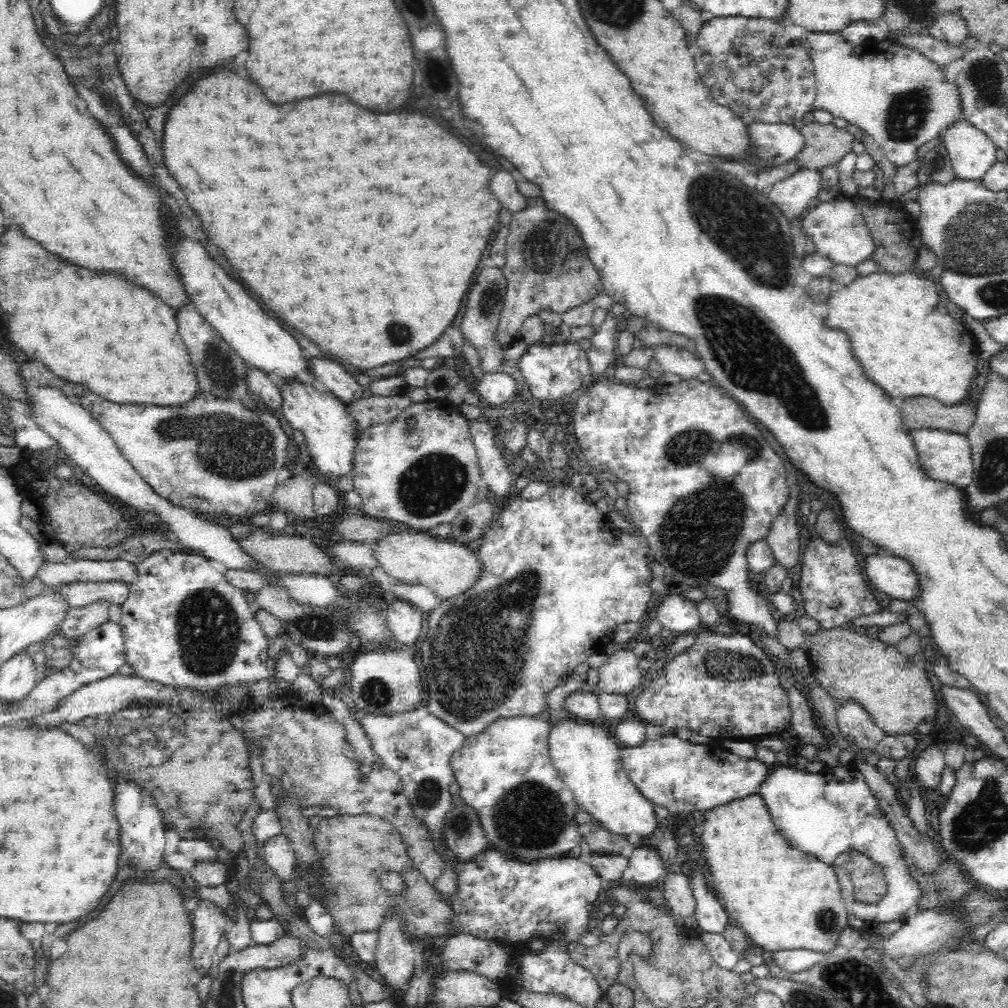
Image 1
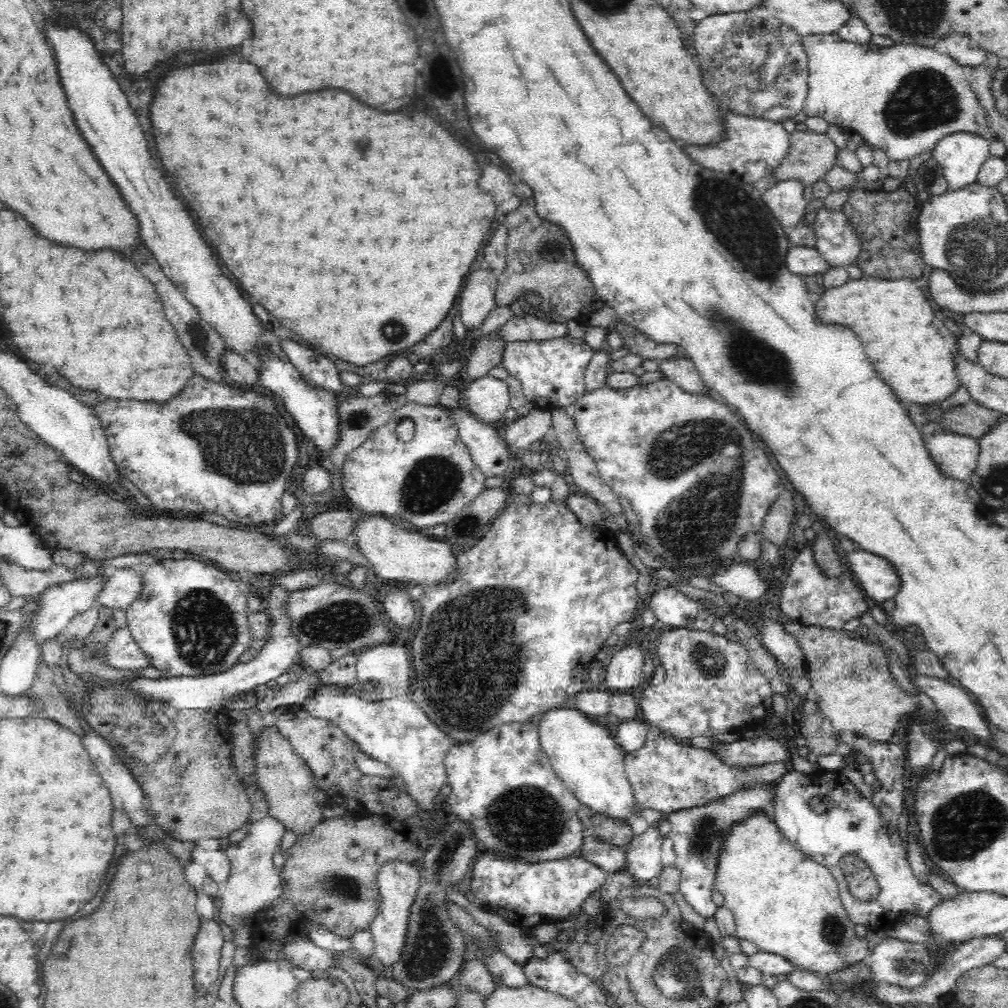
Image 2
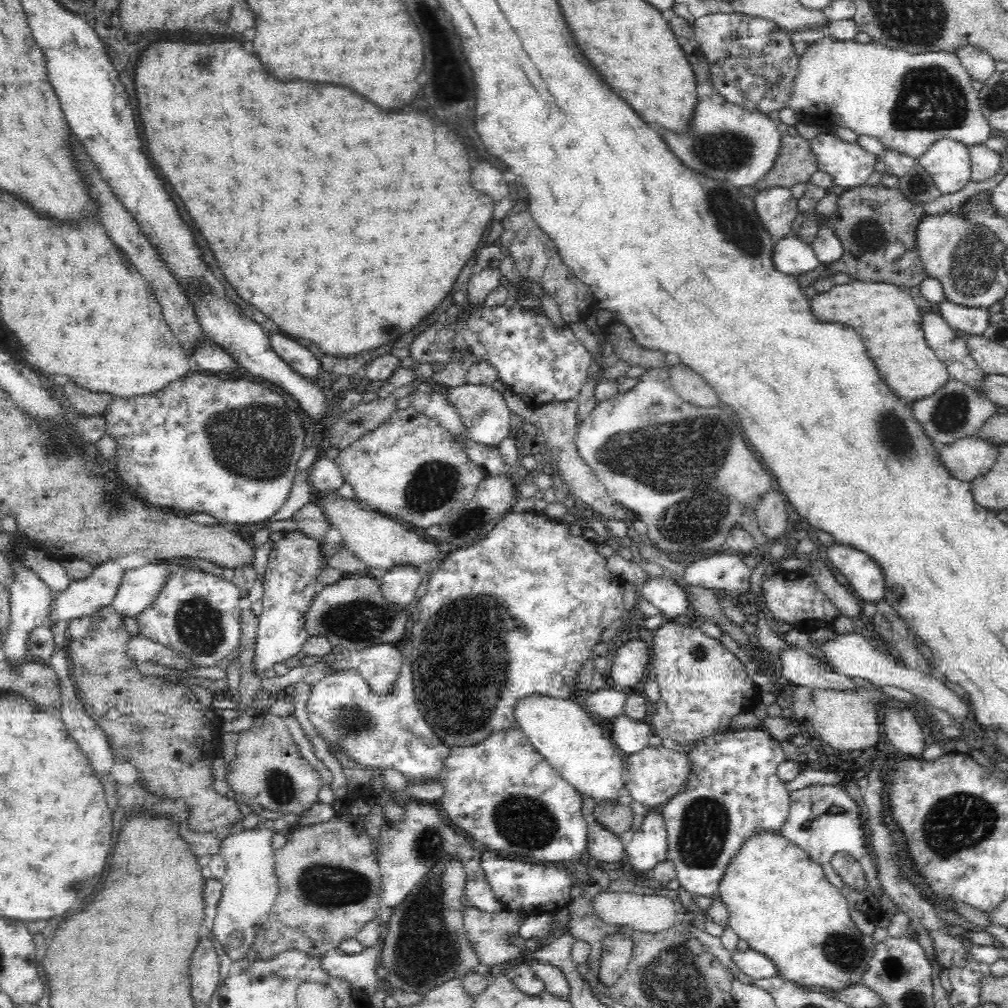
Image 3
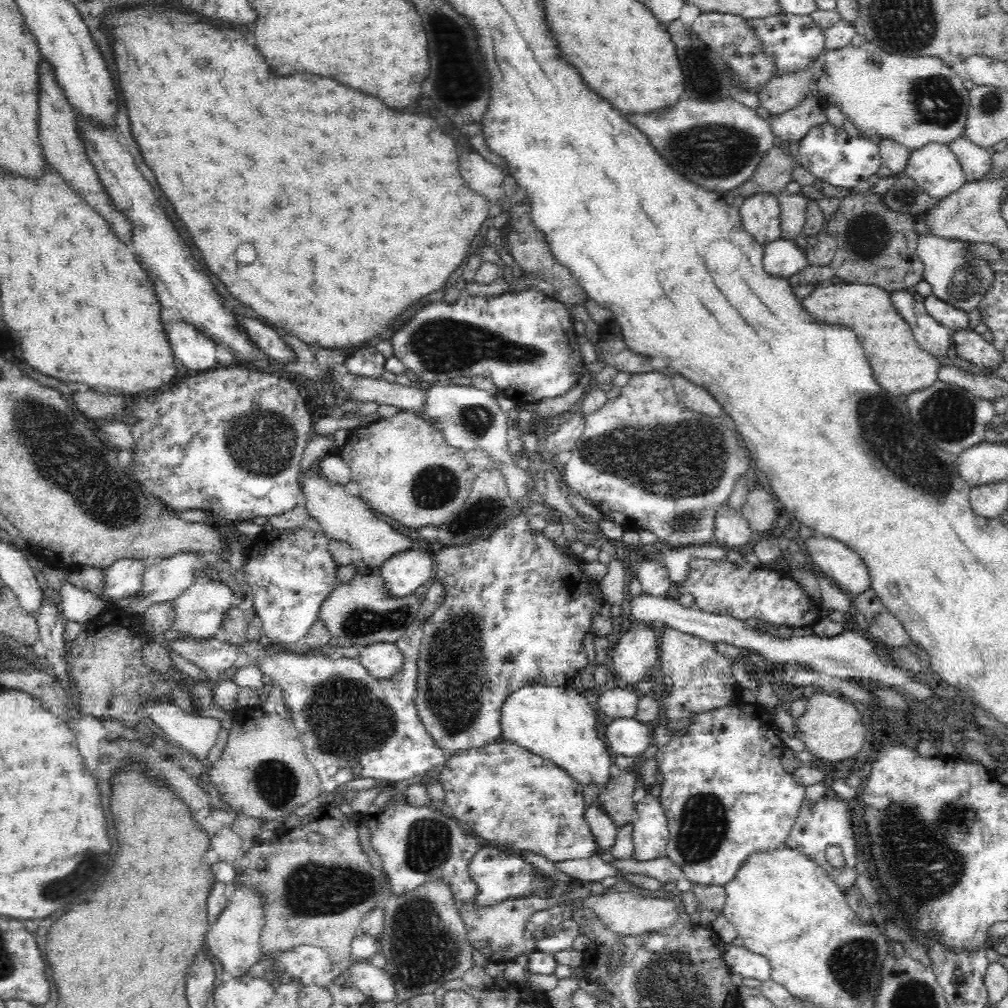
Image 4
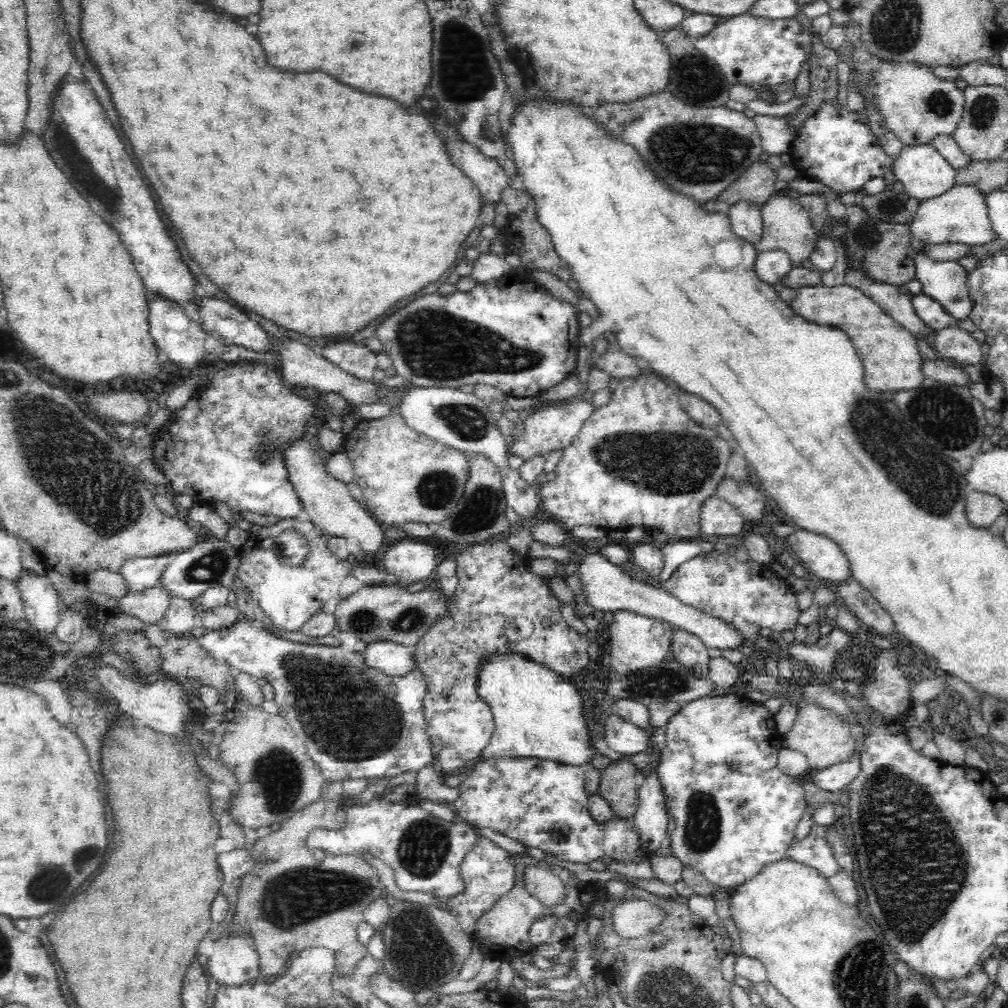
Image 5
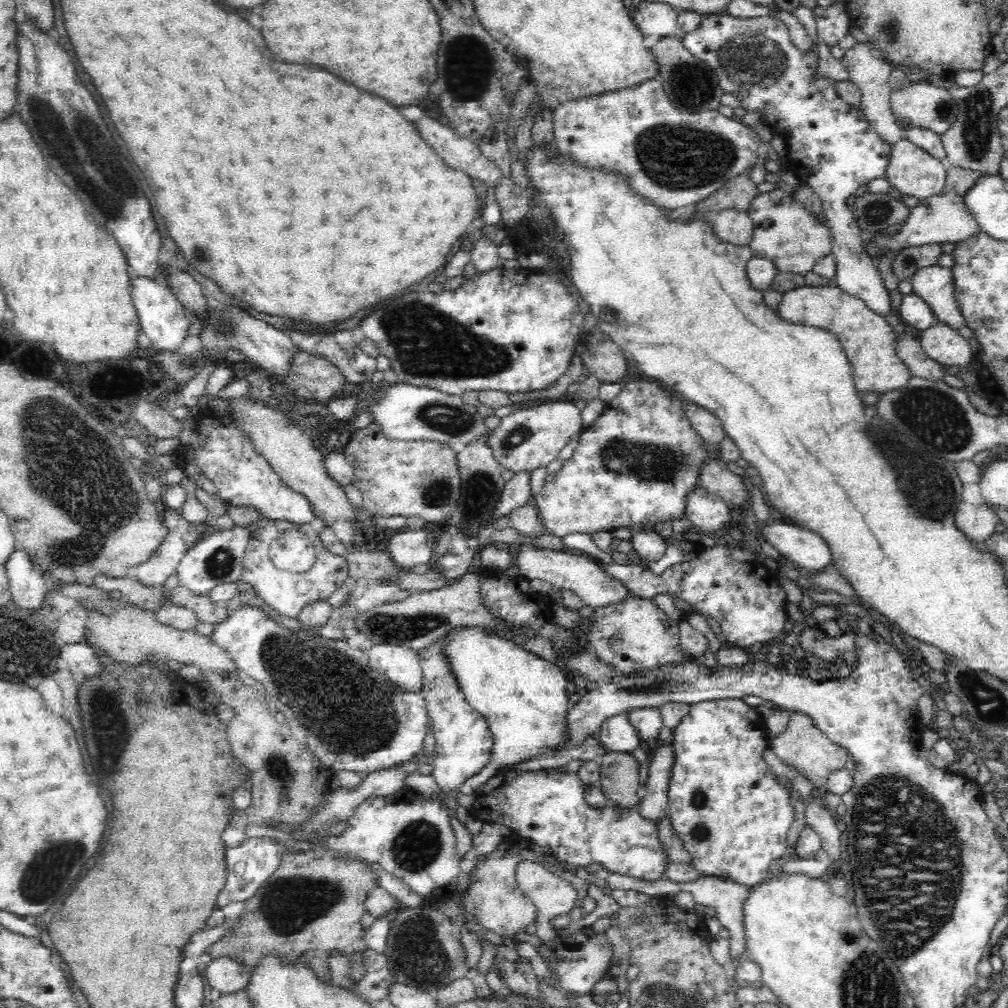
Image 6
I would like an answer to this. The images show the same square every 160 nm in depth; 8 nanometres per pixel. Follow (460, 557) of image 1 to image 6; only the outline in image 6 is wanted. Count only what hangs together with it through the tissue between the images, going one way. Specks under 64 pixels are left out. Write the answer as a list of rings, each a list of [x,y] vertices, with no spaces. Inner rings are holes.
[[[243,398],[229,400],[229,403],[228,412],[235,414],[240,427],[251,434],[253,444],[259,453],[268,459],[272,469],[280,475],[284,484],[306,497],[316,519],[322,520],[326,527],[332,526],[338,520],[344,520],[348,524],[358,524],[358,518],[356,518],[358,510],[348,501],[344,487],[336,483],[328,474],[323,450],[316,448],[303,427],[290,423],[282,415],[278,415],[276,411],[260,403],[252,403]]]

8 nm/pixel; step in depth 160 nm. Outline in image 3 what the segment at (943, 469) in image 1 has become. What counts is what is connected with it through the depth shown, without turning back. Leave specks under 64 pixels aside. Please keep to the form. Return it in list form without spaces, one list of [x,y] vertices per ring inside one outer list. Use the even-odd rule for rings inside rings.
[[[975,437],[960,438],[952,444],[936,442],[934,447],[949,473],[968,483],[993,463],[996,453],[996,446],[990,446],[986,441]]]

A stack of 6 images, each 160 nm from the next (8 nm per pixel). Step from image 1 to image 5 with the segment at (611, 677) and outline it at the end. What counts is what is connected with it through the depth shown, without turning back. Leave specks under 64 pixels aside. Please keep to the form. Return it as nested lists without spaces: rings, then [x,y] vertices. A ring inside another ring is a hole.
[[[620,610],[614,614],[616,620],[612,622],[608,640],[608,657],[614,678],[626,678],[628,674],[666,660],[669,655],[669,638],[672,629],[667,622],[635,614],[631,611]]]

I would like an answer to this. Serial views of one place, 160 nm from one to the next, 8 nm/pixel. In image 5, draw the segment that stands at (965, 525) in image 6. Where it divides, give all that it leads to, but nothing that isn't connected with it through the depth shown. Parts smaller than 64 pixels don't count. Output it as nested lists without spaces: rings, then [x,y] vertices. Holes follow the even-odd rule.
[[[972,490],[967,494],[965,512],[976,527],[989,527],[1006,511],[1006,505],[998,495]]]

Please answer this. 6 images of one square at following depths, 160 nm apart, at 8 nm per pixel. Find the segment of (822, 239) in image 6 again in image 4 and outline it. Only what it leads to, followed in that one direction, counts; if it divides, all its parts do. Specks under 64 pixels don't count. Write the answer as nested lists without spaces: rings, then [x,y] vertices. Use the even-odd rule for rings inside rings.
[[[780,192],[780,209],[782,209],[782,239],[794,241],[802,234],[805,223],[808,200],[800,193],[796,196],[788,196],[788,192]]]

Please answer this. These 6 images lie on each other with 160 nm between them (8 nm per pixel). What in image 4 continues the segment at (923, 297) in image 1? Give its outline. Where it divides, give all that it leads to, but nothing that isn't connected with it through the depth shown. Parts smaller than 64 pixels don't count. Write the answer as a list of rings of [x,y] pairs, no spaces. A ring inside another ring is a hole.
[[[833,282],[826,287],[819,285],[816,290],[801,300],[804,309],[806,309],[821,324],[844,325],[852,329],[858,335],[860,344],[867,354],[875,380],[890,394],[894,396],[906,396],[918,390],[925,390],[933,386],[939,380],[939,371],[941,370],[940,361],[925,350],[919,347],[914,338],[914,333],[908,321],[900,315],[898,307],[892,301],[890,291],[876,285],[868,283],[848,284],[846,282]]]

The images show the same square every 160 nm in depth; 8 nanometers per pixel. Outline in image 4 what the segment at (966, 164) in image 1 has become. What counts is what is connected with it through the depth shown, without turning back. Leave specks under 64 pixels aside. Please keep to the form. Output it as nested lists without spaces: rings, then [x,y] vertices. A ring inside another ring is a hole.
[[[929,142],[920,150],[911,151],[905,173],[932,200],[944,199],[967,183],[952,147],[939,142]]]

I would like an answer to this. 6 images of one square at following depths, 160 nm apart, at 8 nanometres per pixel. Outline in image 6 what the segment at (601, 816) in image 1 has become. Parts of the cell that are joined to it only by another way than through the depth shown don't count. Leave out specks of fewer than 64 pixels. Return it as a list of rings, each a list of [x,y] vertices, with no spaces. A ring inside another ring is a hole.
[[[479,627],[454,628],[446,634],[447,658],[452,666],[452,671],[460,683],[460,688],[466,700],[476,711],[484,715],[493,738],[493,747],[488,760],[481,769],[466,778],[459,786],[459,792],[464,795],[471,795],[476,787],[482,786],[488,778],[506,766],[514,766],[526,760],[532,760],[544,754],[560,752],[566,742],[570,742],[570,725],[568,725],[568,681],[566,671],[559,665],[538,658],[527,650],[486,634],[484,629]]]

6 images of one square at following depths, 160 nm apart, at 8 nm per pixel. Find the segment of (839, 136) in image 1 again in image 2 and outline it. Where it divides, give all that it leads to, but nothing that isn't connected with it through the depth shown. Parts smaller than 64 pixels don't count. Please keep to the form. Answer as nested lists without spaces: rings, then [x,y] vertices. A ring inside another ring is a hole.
[[[794,129],[790,133],[788,156],[773,171],[773,180],[800,179],[804,186],[812,186],[837,166],[838,154],[840,148],[826,132],[818,134],[808,129]]]

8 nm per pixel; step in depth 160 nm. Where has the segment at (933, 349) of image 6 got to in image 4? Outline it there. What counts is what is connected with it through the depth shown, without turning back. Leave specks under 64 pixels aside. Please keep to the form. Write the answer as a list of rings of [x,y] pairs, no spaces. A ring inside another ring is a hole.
[[[958,330],[952,333],[957,356],[977,367],[996,370],[1004,365],[1004,355],[981,334],[974,330]]]

